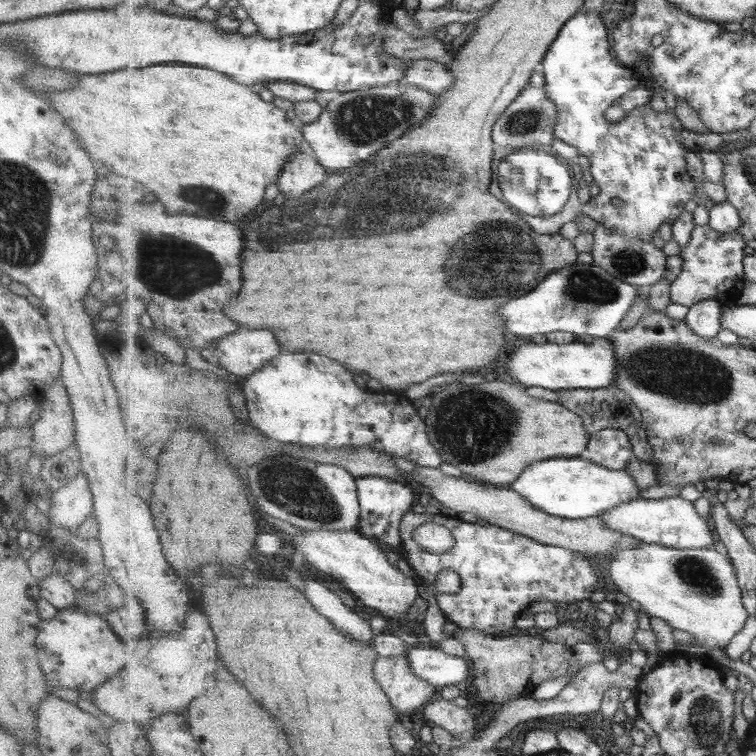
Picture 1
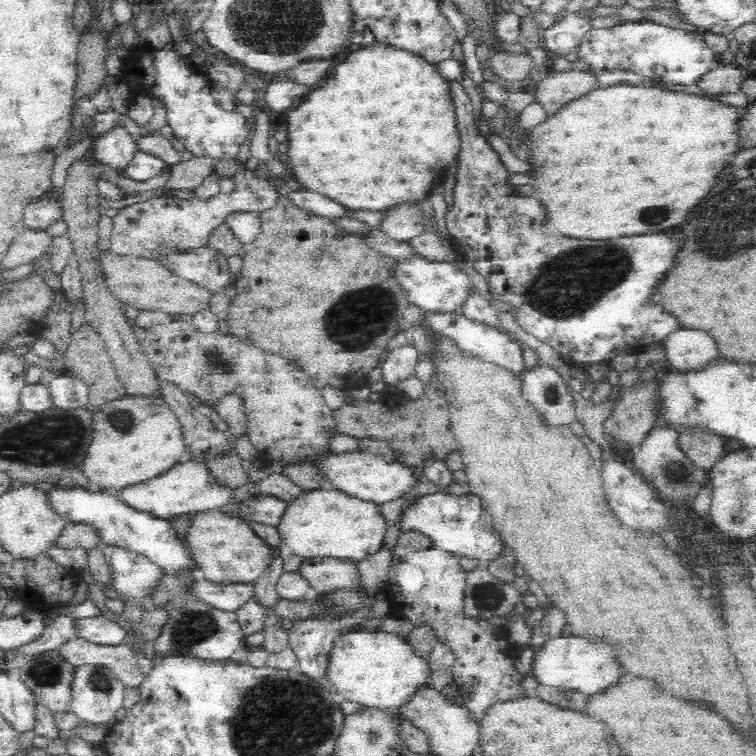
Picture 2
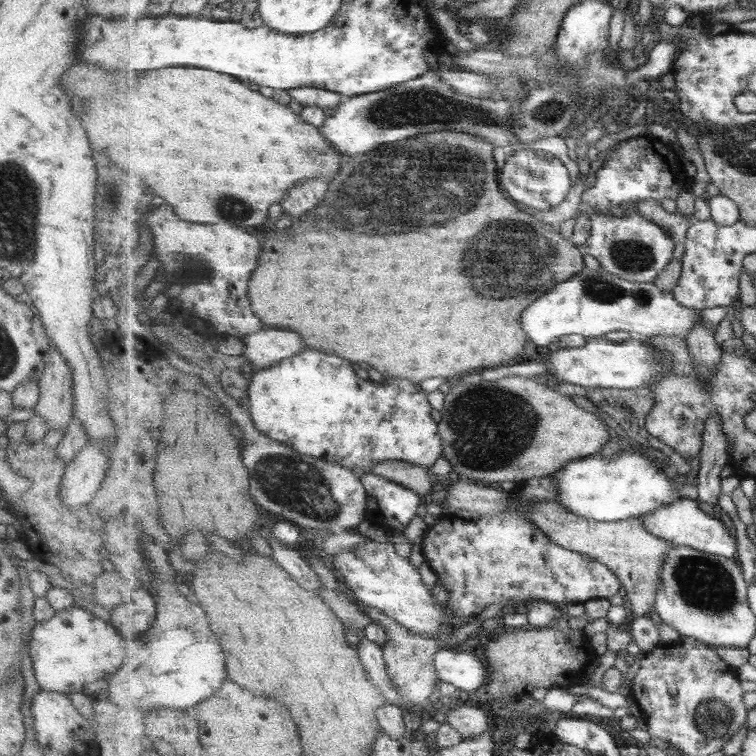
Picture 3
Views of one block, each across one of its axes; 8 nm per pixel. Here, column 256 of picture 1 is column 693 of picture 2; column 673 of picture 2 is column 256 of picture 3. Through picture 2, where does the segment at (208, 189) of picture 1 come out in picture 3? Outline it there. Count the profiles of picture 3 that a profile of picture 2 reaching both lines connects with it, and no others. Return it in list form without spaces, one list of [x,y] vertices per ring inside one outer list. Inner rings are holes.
[[[169,67],[165,70],[157,70],[157,72],[145,72],[147,76],[141,78],[141,82],[137,84],[137,90],[127,90],[127,92],[119,92],[115,94],[115,98],[93,98],[87,100],[83,104],[83,108],[77,110],[77,118],[83,122],[83,128],[87,130],[87,138],[93,150],[103,150],[111,163],[117,164],[119,170],[127,170],[127,174],[139,174],[157,194],[158,201],[169,202],[173,204],[177,216],[181,216],[181,220],[199,224],[221,224],[221,222],[233,222],[239,228],[249,228],[249,226],[261,226],[267,222],[269,218],[269,208],[273,204],[281,204],[283,198],[289,196],[289,190],[295,188],[297,184],[311,180],[311,178],[327,178],[329,182],[336,178],[339,168],[341,168],[340,160],[343,153],[333,147],[331,141],[321,133],[320,128],[309,124],[309,121],[303,120],[300,114],[295,114],[288,105],[279,104],[272,98],[263,96],[261,92],[253,91],[247,87],[247,84],[236,79],[229,74],[221,74],[213,70],[205,70],[203,68],[193,67]]]

